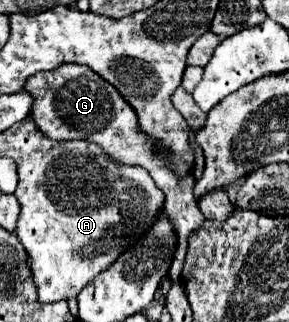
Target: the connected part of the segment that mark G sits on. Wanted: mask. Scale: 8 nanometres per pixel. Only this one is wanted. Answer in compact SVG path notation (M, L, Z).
M59 65L57 69L39 71L31 75L25 81L23 89L33 97L31 119L35 121L39 131L43 131L45 137L55 139L55 141L71 141L71 139L93 141L113 159L119 159L121 163L127 163L127 165L141 165L151 173L157 187L167 197L165 211L169 213L171 223L175 223L177 253L175 253L171 271L175 271L179 278L183 267L183 255L187 249L187 237L195 227L199 227L199 223L205 221L193 197L195 179L191 175L177 179L175 173L171 173L163 165L163 159L157 147L151 143L151 139L147 139L147 135L143 135L137 129L135 111L131 111L131 107L121 97L121 93L103 77L99 77L93 69L85 65Z

